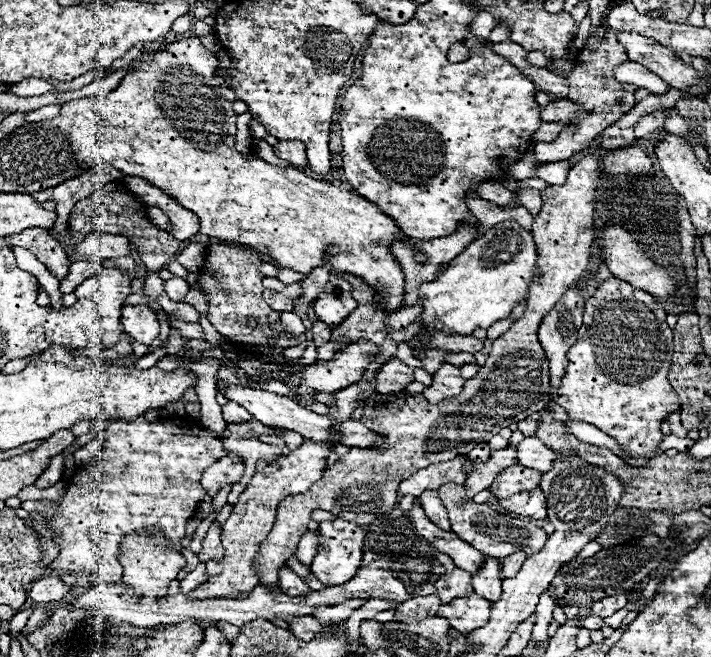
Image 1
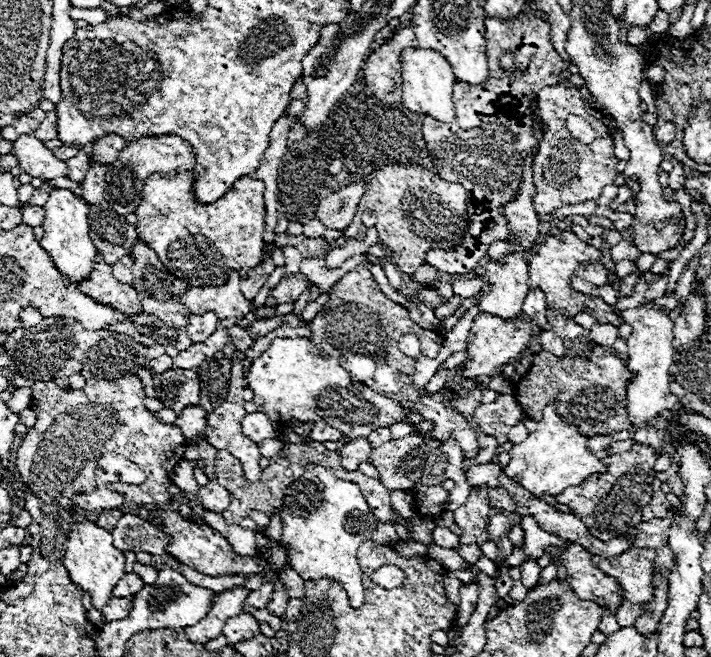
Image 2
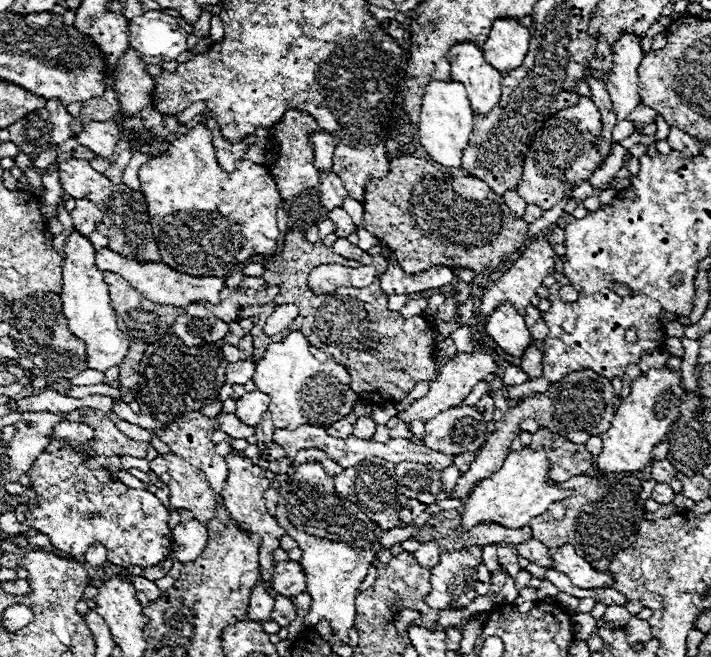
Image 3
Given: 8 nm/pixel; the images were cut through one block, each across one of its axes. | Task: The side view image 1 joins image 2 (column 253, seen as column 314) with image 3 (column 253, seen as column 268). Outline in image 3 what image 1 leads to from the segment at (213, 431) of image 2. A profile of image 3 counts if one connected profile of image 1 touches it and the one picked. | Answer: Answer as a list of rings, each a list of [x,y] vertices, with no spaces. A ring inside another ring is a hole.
[[[228,454],[226,456],[226,462],[228,462],[230,476],[228,476],[228,482],[226,482],[224,492],[222,492],[224,494],[224,504],[228,508],[228,514],[232,514],[230,518],[234,522],[238,522],[246,530],[258,532],[262,536],[262,544],[260,544],[260,576],[262,576],[264,586],[268,588],[268,582],[272,578],[272,566],[274,566],[272,552],[276,548],[280,548],[280,542],[278,540],[284,534],[284,528],[278,524],[278,520],[274,516],[268,514],[268,508],[266,508],[264,492],[266,492],[266,488],[270,488],[270,482],[266,478],[258,478],[258,476],[252,474],[252,466],[254,464],[244,454]]]

